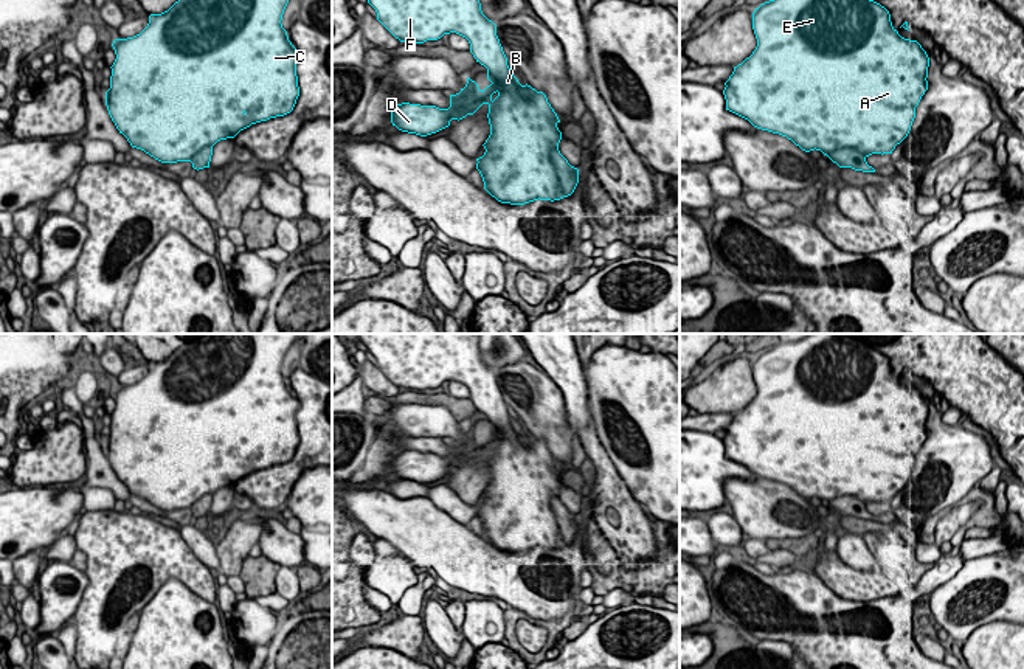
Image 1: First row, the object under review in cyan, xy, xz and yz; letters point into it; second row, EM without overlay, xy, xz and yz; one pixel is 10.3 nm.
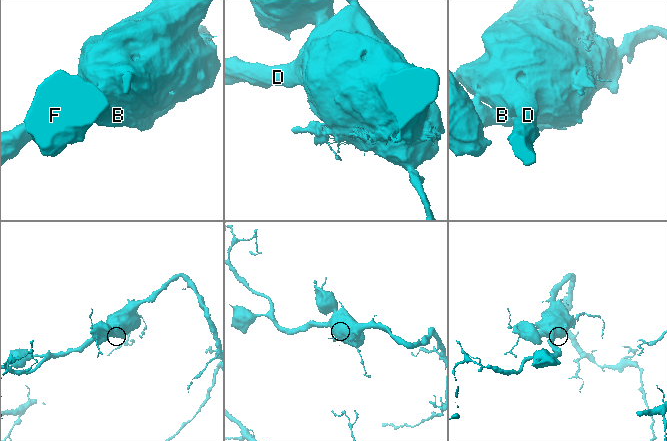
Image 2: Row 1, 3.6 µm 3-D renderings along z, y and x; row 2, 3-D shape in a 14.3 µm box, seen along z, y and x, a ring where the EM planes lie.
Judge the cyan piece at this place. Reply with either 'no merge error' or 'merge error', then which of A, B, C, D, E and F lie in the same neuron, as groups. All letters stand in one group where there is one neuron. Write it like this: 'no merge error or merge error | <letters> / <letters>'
no merge error | A B C D E F

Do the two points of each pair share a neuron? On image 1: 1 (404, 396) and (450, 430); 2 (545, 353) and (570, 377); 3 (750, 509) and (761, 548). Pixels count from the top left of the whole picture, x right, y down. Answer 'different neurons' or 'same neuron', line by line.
1: different neurons
2: same neuron
3: different neurons

